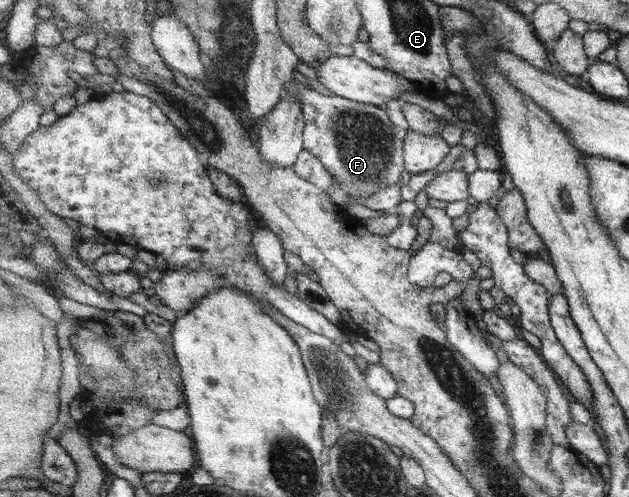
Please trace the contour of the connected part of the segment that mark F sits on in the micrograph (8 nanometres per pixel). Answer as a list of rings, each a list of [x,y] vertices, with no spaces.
[[[296,80],[285,82],[286,93],[295,93],[305,111],[304,146],[331,171],[340,188],[351,199],[371,197],[385,187],[401,184],[404,161],[404,137],[387,117],[385,107],[351,101],[335,94],[323,95]]]

